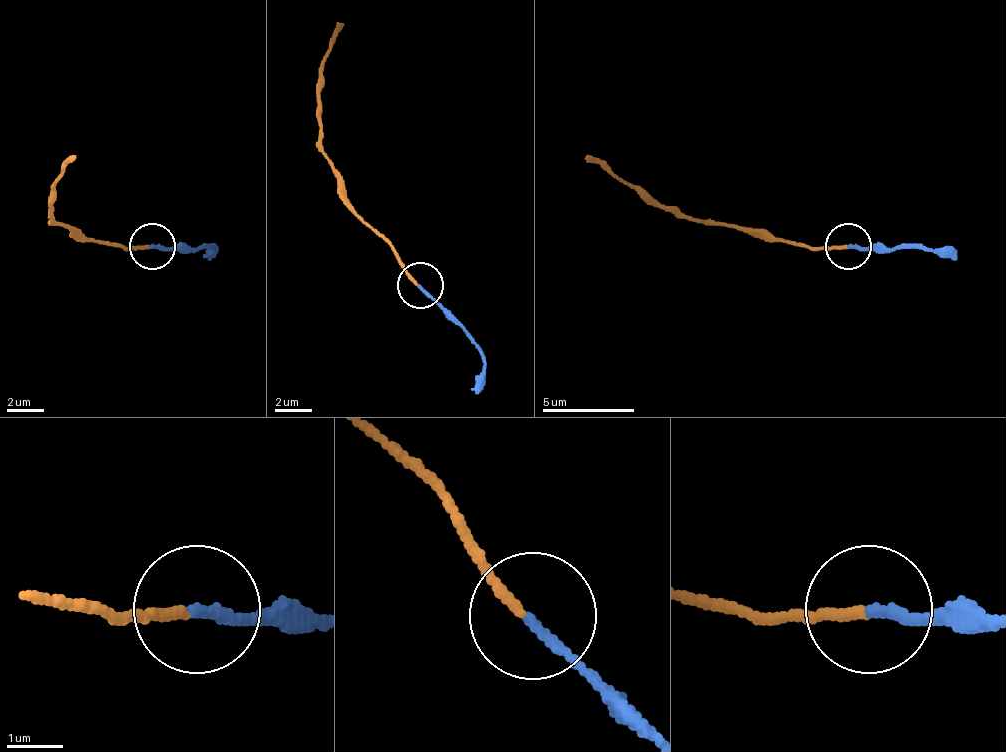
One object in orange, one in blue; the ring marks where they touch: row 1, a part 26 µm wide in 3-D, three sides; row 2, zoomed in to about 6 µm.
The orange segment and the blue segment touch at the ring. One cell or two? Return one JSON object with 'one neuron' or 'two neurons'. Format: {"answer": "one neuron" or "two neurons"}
{"answer": "one neuron"}

